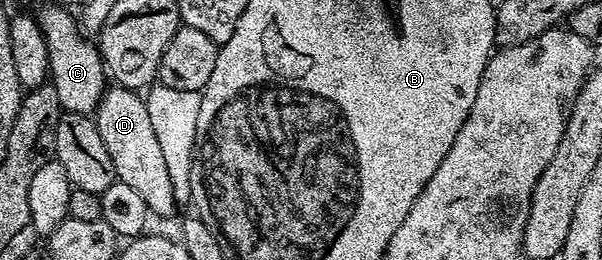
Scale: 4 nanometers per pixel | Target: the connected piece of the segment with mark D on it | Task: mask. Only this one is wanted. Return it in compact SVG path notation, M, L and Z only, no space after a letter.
M113 85L105 91L105 94L96 106L94 121L98 128L98 136L102 136L102 144L106 144L106 152L110 152L110 160L114 164L114 172L122 184L134 188L146 200L149 211L160 218L168 218L178 209L178 203L174 196L174 184L170 184L170 171L166 169L166 160L162 148L158 145L158 135L154 133L154 127L150 121L150 106L140 99L141 95L134 90L128 90L124 86Z

